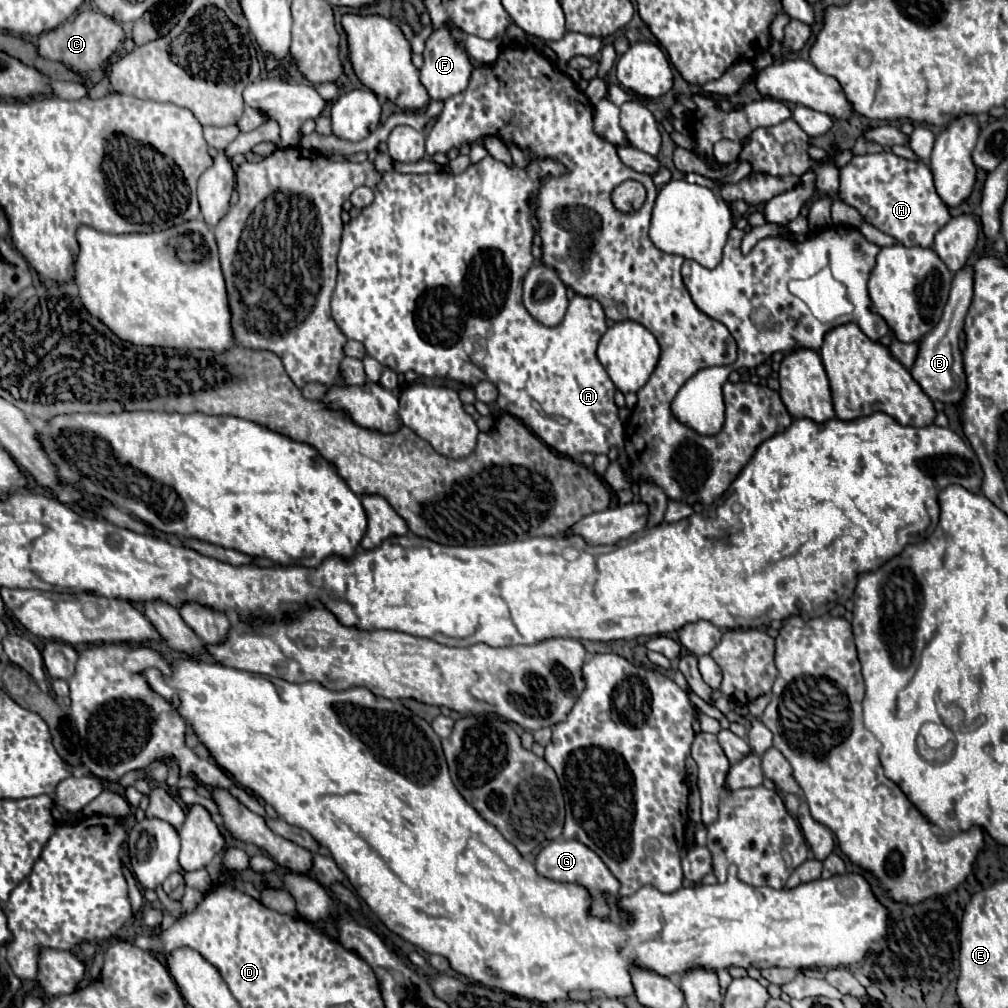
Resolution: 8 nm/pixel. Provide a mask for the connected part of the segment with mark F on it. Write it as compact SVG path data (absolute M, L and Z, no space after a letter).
M442 26L426 40L424 66L420 68L420 82L426 88L430 100L448 100L450 96L462 92L468 86L470 70L472 62L464 50L464 34L460 30L458 34L446 34L446 28Z

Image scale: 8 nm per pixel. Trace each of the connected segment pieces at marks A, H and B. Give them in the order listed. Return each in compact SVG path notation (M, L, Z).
M486 156L478 164L470 166L462 174L450 174L450 172L434 172L434 174L400 174L400 172L386 172L382 182L374 188L374 202L366 206L356 218L352 218L348 224L344 224L342 232L342 246L338 254L338 282L334 288L332 296L332 318L342 330L342 334L348 340L358 340L364 348L366 354L376 358L382 366L394 370L396 374L404 374L408 370L414 370L420 376L440 376L440 378L450 378L468 386L474 386L482 380L492 382L498 388L498 400L496 404L518 418L524 426L528 426L546 446L550 446L554 452L572 458L578 462L584 452L590 454L608 454L612 446L619 450L619 463L626 469L628 459L624 448L624 428L622 420L618 418L618 406L614 404L614 392L616 386L608 378L606 370L596 358L596 346L606 332L606 316L602 306L594 298L582 298L580 295L574 296L570 300L568 312L562 320L562 324L548 328L530 318L526 314L526 308L522 306L522 278L526 272L532 268L532 234L538 230L538 222L534 218L534 208L528 206L528 196L532 194L536 198L538 186L542 184L544 178L548 176L560 176L564 172L564 166L554 160L538 160L534 156L528 158L530 164L528 168L508 168L504 162L494 160L492 156Z
M892 152L854 156L842 166L838 198L856 208L864 222L894 236L902 246L930 248L934 234L950 220L948 206L934 188L930 166L924 160L906 160Z
M962 268L960 272L956 272L952 290L950 290L950 298L944 306L944 314L942 314L938 326L932 332L928 332L924 336L924 340L920 342L918 358L910 370L912 378L922 386L922 390L932 400L940 400L944 404L954 404L954 406L960 406L960 402L964 400L964 394L966 394L966 374L964 374L964 366L962 366L962 352L958 348L958 334L964 326L966 310L972 302L972 284L974 284L972 268Z

